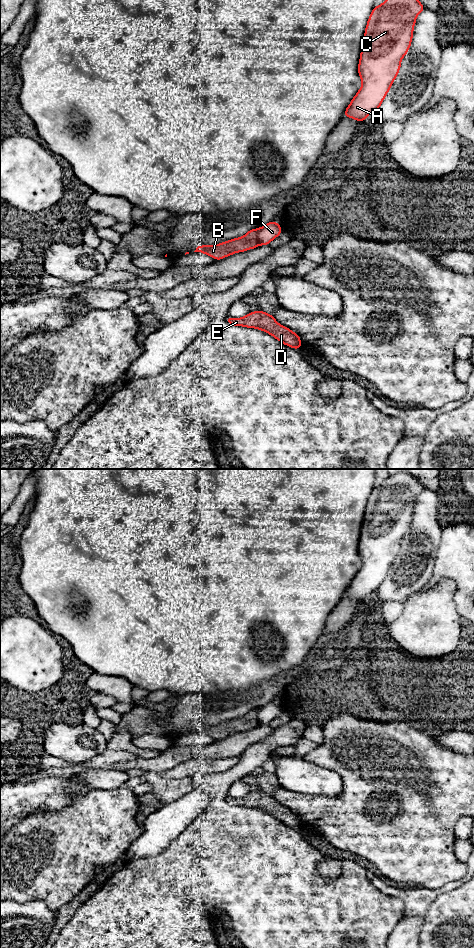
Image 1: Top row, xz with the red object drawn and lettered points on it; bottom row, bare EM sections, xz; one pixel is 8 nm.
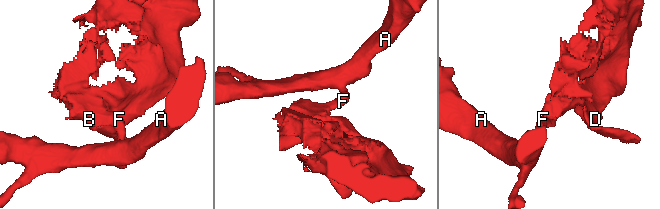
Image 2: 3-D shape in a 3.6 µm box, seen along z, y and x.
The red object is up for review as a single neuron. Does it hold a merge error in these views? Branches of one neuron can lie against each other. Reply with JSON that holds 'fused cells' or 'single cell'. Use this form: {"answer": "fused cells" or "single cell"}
{"answer": "fused cells"}

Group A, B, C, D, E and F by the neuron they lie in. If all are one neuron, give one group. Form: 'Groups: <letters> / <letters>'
Groups: A C F / B D E

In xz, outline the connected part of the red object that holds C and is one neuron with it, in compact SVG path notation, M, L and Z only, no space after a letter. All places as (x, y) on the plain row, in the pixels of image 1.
M409 472L391 475L381 485L373 488L365 508L358 545L362 566L345 590L344 597L363 602L380 588L399 553L402 538L411 526L416 497L423 490L425 487Z

